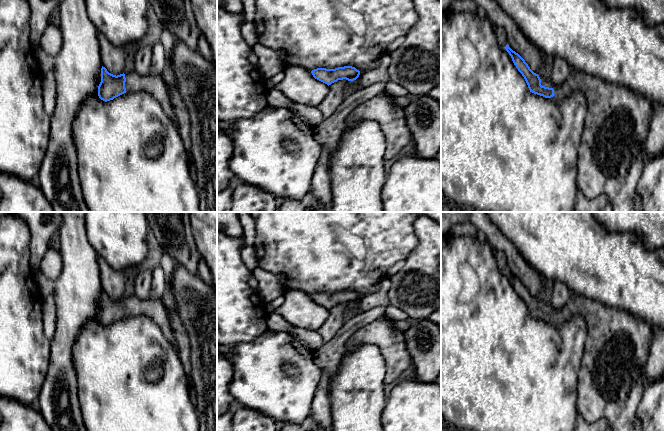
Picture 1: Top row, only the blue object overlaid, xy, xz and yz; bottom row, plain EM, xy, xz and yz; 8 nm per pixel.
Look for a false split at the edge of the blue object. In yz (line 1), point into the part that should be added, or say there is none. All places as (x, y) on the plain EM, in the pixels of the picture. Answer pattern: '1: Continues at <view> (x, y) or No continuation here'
1: No continuation here

